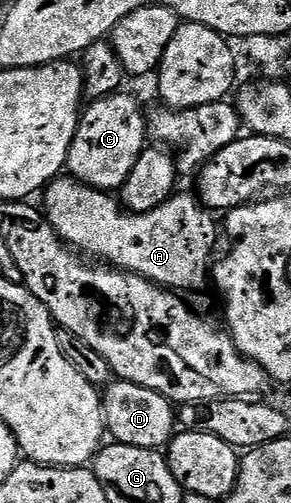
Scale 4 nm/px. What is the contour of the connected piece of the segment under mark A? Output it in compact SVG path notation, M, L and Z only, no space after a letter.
M69 175L55 177L46 186L44 196L46 196L45 220L49 221L58 236L75 250L83 254L91 253L91 255L86 255L113 268L124 269L128 273L139 273L144 279L162 286L163 289L171 291L202 289L206 281L208 285L208 274L212 269L210 256L213 255L214 248L218 245L220 225L219 222L218 225L214 222L215 214L207 209L197 196L178 197L179 195L174 195L152 211L131 213L117 196L111 195L105 189L94 189Z

